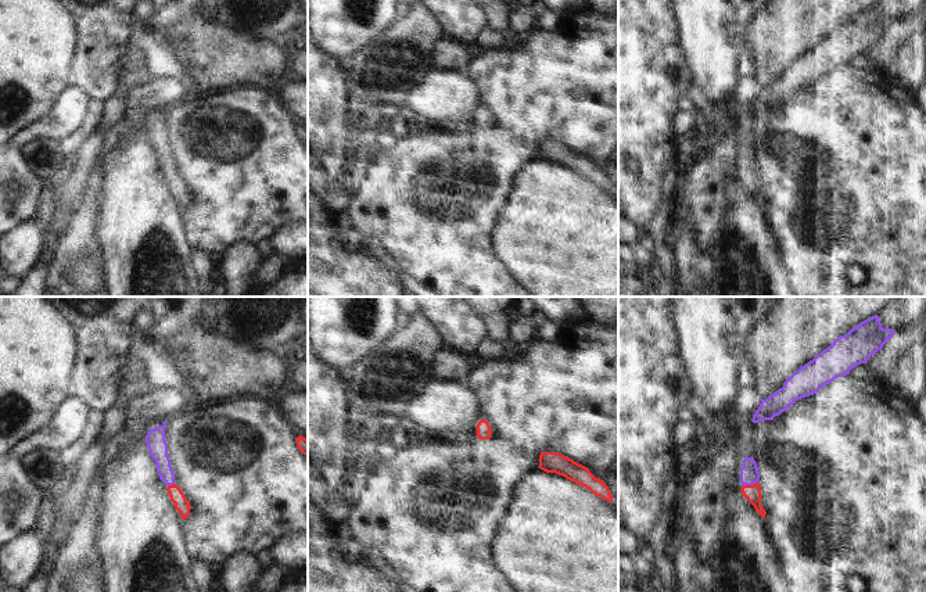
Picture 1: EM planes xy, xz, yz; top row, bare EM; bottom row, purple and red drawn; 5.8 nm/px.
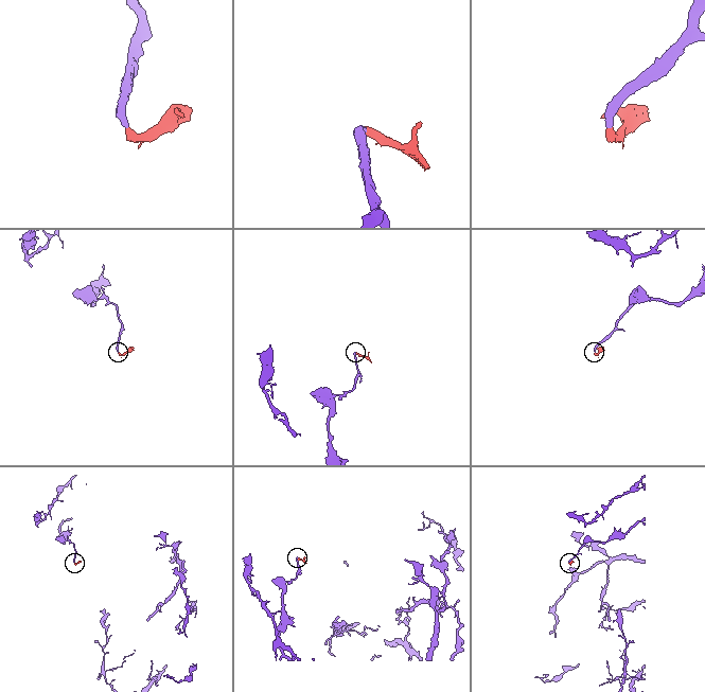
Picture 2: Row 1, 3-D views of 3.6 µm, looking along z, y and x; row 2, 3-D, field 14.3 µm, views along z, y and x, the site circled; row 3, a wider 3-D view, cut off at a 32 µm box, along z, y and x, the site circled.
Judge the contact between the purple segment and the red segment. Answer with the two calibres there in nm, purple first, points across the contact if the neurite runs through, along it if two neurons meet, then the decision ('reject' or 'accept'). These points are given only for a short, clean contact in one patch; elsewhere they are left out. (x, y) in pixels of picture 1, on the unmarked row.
calibres 110 and 100 nm; way yz (749, 162), (749, 173), (752, 182); accept

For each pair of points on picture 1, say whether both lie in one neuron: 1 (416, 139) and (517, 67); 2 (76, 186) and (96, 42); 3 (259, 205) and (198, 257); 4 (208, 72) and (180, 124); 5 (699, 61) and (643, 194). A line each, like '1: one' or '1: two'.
1: one
2: two
3: two
4: two
5: two

